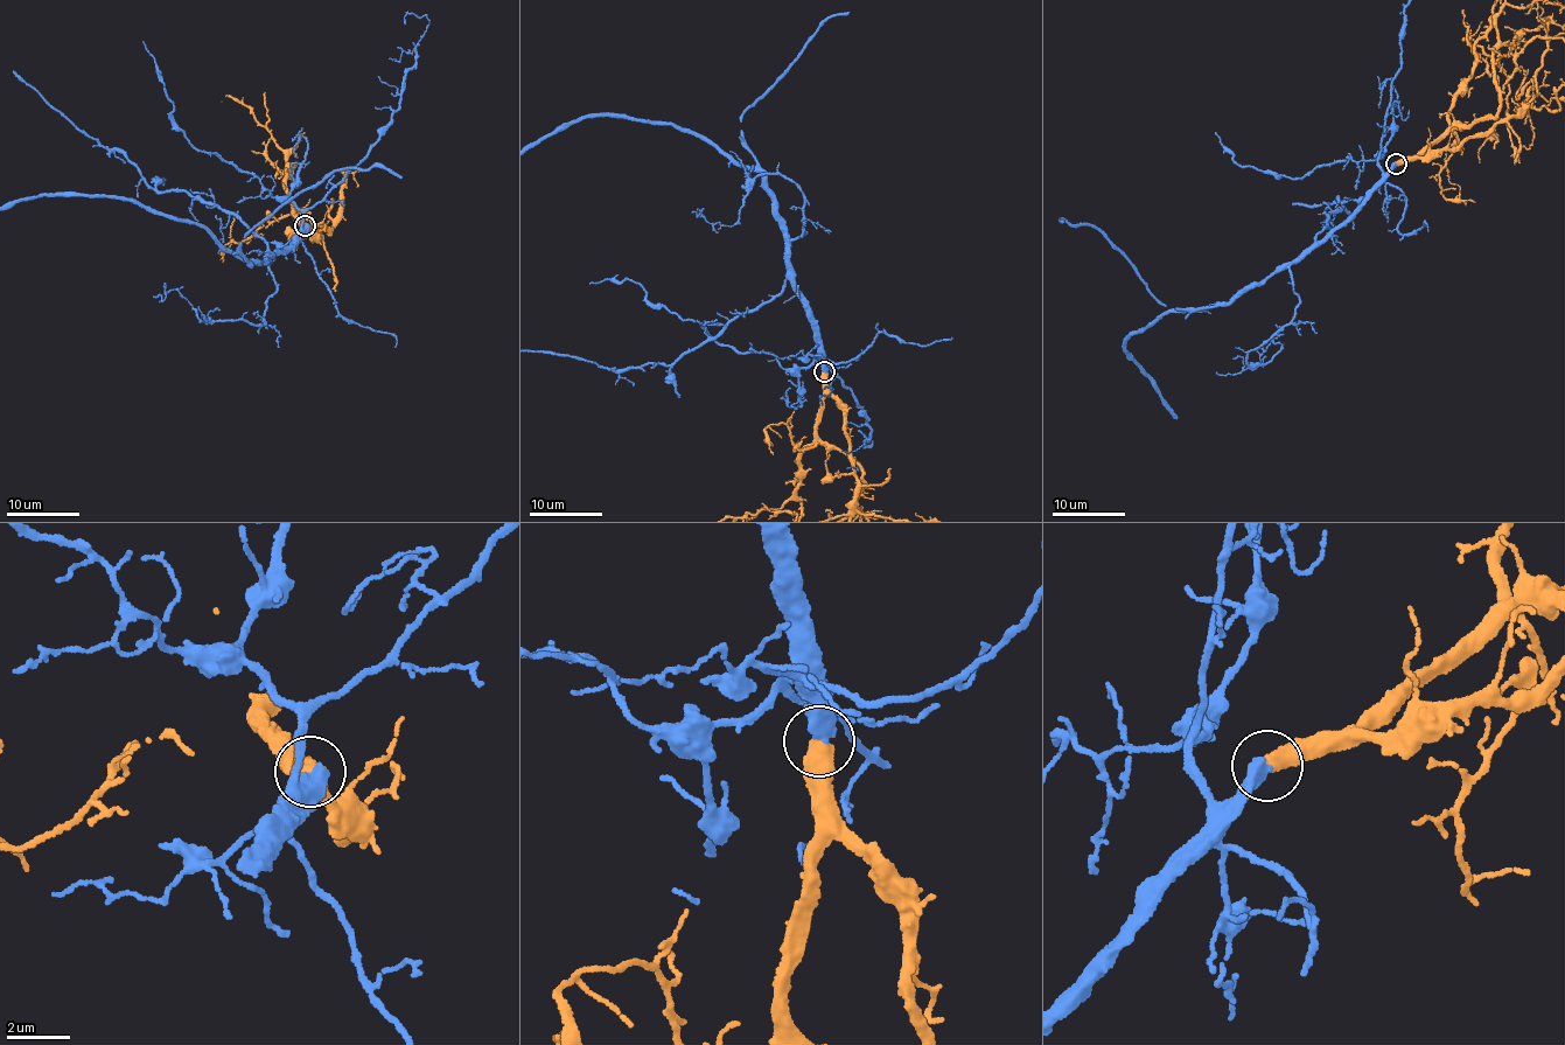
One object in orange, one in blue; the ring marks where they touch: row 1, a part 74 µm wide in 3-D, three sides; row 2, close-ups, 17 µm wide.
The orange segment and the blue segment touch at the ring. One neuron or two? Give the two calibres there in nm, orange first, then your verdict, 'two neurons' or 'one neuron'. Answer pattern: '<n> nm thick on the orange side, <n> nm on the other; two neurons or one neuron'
600 nm thick on the orange side, 500 nm on the other; one neuron

